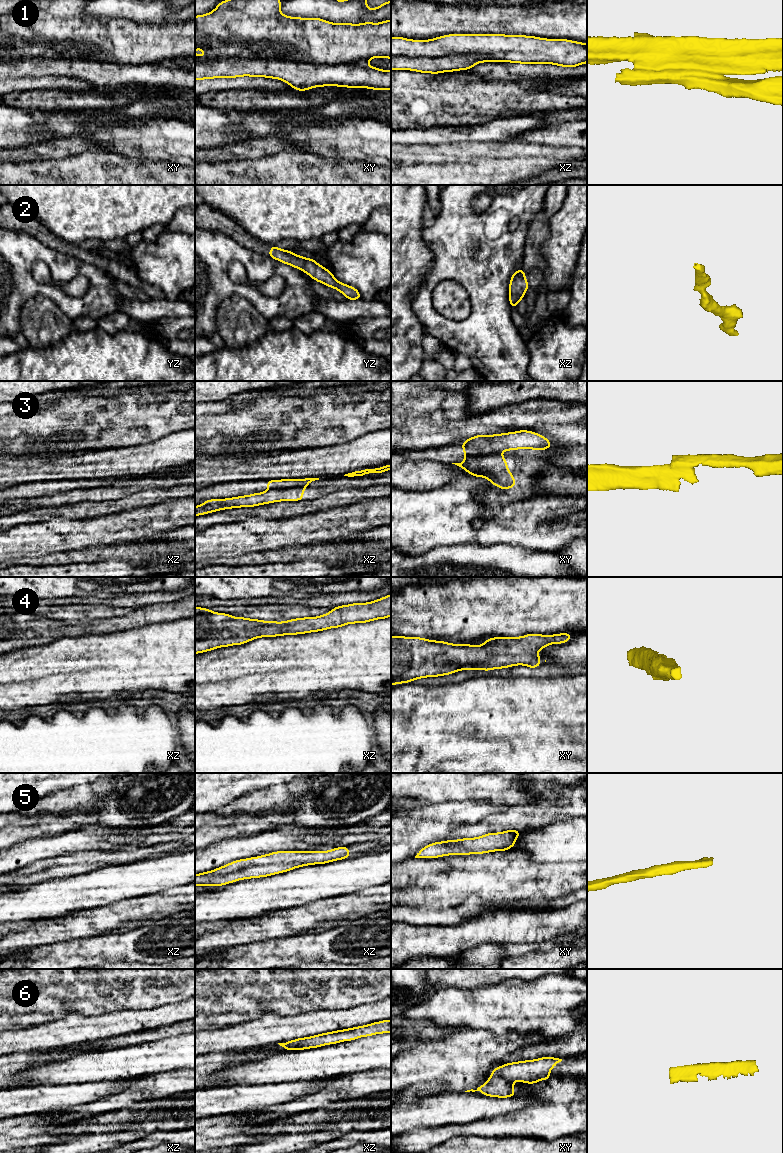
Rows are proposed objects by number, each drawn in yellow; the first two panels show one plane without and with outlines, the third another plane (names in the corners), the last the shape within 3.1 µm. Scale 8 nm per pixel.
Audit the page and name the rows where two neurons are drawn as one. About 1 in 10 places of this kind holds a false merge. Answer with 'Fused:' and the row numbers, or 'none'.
Fused: 1, 3

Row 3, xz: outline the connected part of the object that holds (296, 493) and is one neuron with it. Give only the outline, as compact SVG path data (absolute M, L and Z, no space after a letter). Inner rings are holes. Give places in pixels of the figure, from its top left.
M300 486L282 490L268 490L262 493L254 493L234 498L210 499L195 507L195 516L224 509L253 507L279 501L303 501L303 491L305 489L306 486Z

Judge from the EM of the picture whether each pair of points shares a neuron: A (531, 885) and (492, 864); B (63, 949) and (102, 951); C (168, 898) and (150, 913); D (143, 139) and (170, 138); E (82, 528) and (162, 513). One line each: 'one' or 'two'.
A: one
B: one
C: one
D: one
E: one

